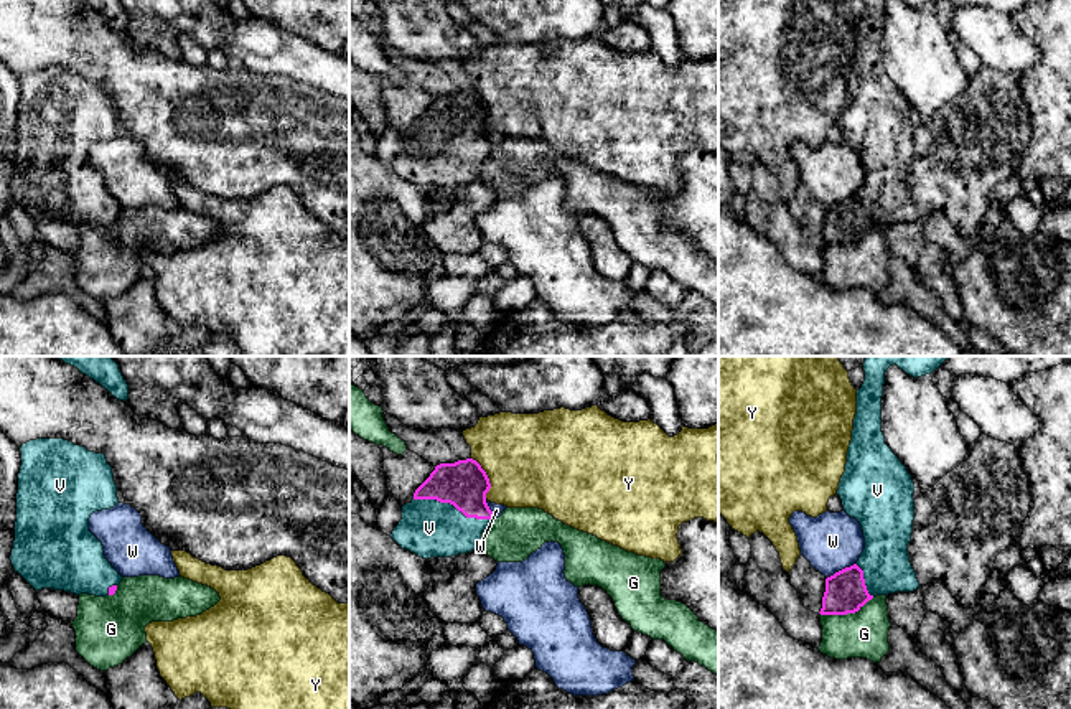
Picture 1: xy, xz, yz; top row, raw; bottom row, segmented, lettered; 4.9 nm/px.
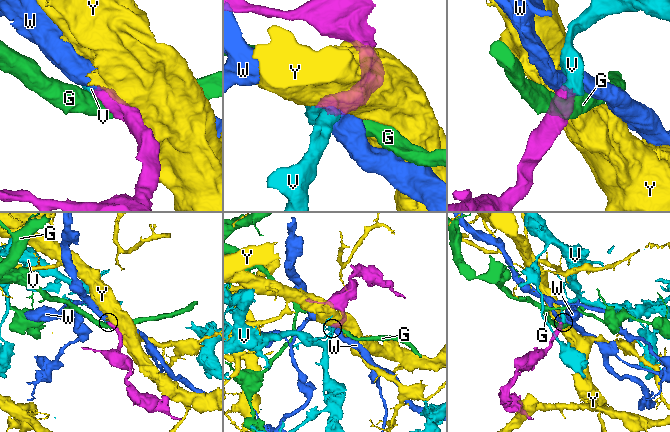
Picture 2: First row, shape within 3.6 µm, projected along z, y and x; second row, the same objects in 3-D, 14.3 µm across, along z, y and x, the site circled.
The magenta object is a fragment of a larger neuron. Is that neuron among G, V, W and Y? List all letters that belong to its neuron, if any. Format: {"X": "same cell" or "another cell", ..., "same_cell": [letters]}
{"G": "another cell", "V": "same cell", "W": "another cell", "Y": "another cell", "same_cell": ["V"]}

